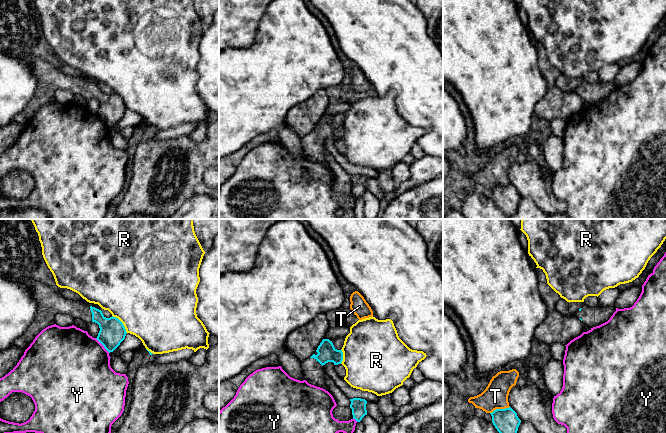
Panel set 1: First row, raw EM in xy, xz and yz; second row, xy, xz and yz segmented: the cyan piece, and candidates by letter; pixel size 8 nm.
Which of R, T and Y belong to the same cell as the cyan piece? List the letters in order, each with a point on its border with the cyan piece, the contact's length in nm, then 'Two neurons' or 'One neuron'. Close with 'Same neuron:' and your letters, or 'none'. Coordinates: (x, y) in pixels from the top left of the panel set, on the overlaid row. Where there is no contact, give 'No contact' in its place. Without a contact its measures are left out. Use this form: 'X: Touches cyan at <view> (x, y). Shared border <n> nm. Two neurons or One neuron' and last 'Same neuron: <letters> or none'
R: Touches cyan at xy (122, 323). Shared border 190 nm. Two neurons
T: Touches cyan at yz (499, 409). Shared border 170 nm. Two neurons
Y: Touches cyan at xy (102, 344). Shared border 170 nm. Two neurons
Same neuron: none

